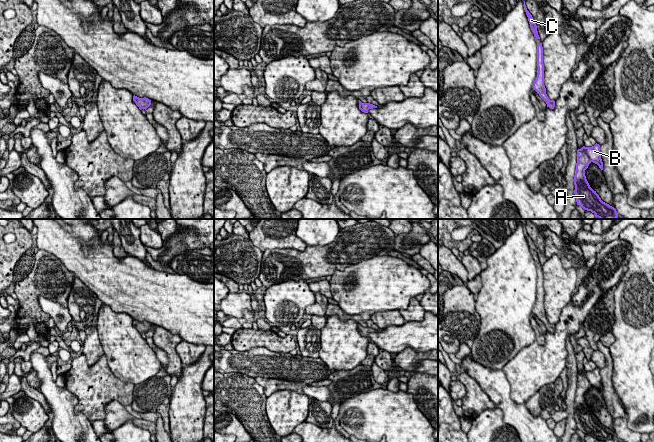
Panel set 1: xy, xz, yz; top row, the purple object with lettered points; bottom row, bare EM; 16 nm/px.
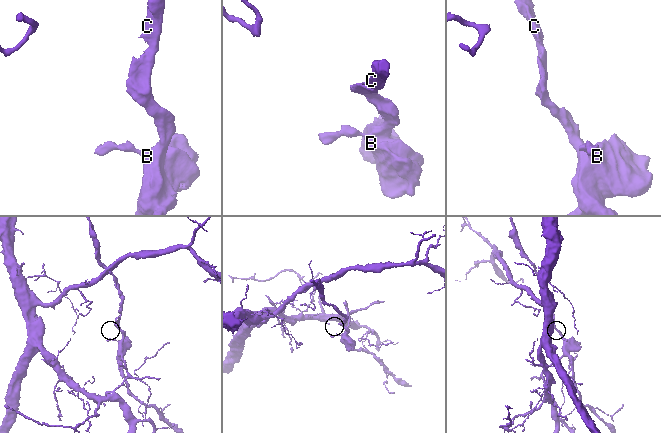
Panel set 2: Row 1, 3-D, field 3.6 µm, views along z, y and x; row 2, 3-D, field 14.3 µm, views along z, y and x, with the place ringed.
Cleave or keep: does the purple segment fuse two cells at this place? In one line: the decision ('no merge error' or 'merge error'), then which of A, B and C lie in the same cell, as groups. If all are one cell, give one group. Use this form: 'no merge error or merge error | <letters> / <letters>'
merge error | A B / C

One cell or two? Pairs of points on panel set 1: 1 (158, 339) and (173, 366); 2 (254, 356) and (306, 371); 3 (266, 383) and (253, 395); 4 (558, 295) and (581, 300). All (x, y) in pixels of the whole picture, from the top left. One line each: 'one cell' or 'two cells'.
1: one cell
2: one cell
3: two cells
4: two cells

